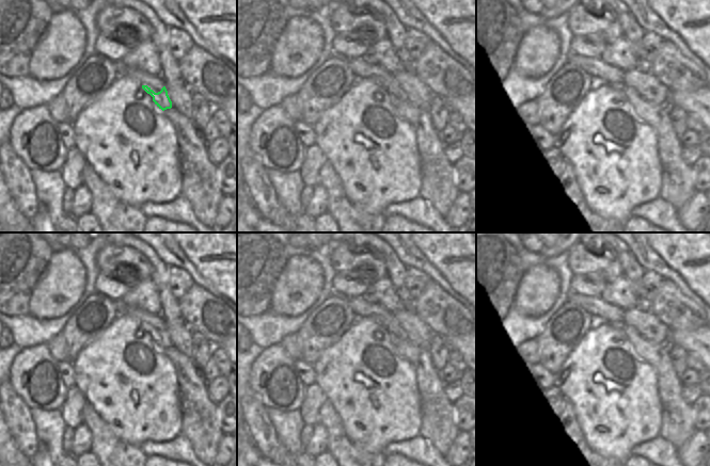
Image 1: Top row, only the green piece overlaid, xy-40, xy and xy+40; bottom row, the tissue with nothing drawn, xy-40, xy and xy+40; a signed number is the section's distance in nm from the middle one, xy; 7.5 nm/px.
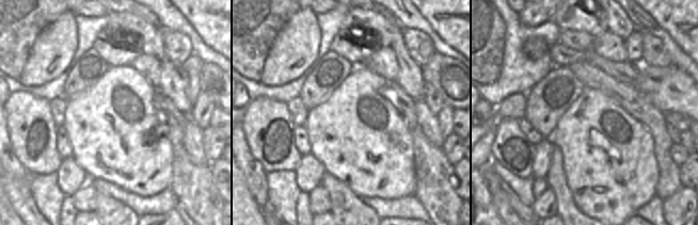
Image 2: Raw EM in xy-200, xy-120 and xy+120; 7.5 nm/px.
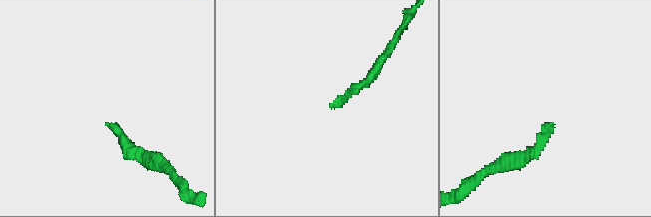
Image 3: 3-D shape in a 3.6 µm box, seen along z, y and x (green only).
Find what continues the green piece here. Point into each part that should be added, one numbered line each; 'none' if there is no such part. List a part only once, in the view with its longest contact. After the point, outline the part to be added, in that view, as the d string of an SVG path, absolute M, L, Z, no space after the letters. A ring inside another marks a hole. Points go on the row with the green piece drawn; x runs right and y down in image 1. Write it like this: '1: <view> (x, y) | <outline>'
1: xy-40 (156, 83) | M116 62L116 77L132 77L137 79L142 85L147 85L155 93L160 92L161 89L165 85L161 75L154 76L143 70L128 68L122 62Z

